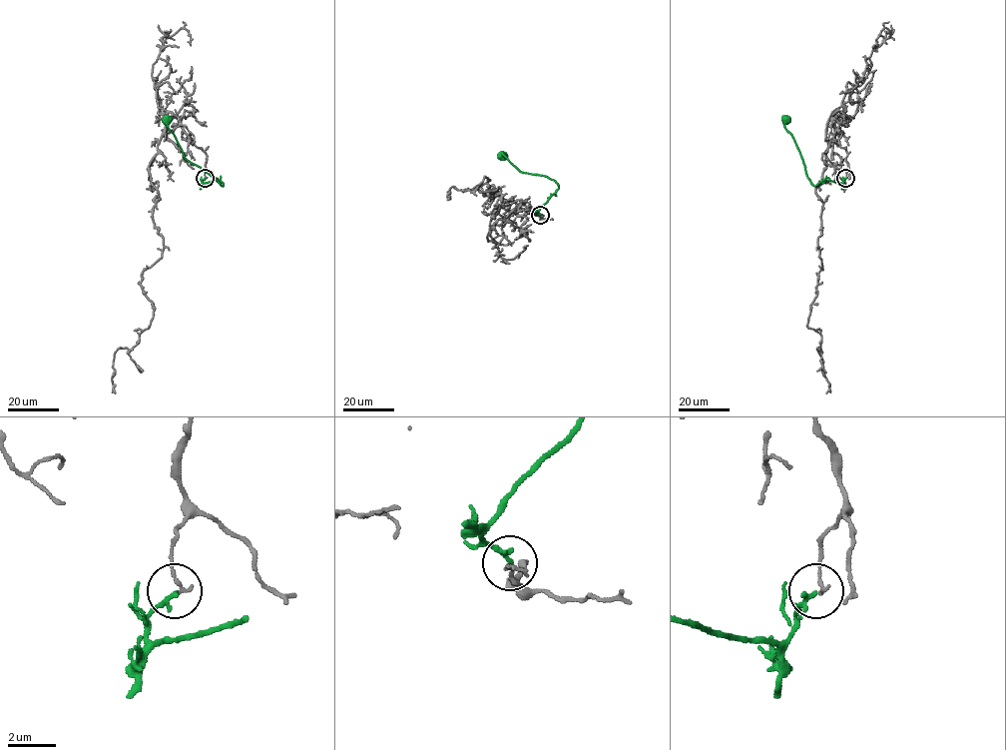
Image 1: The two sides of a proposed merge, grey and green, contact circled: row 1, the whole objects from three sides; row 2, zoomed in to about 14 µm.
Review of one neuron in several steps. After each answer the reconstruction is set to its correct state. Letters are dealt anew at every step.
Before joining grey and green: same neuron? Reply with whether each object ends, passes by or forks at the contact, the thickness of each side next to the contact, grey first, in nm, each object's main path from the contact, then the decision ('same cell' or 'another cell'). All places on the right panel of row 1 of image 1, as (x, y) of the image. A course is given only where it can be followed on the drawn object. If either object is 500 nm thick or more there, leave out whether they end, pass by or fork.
grey ends; green ends; calibres 150 and 200 nm; course grey (846, 178), (830, 115), (815, 191), (821, 269), (807, 325), (820, 335), (826, 392); course green (846, 178), (841, 183), (822, 180), (813, 186), (806, 174), (792, 136), (784, 126), (785, 120); another cell

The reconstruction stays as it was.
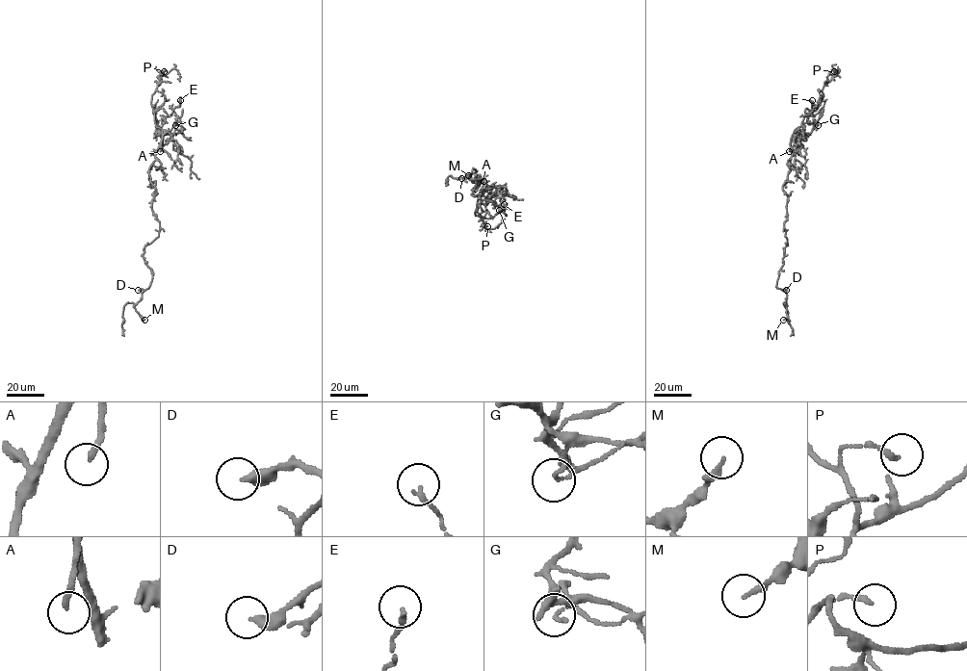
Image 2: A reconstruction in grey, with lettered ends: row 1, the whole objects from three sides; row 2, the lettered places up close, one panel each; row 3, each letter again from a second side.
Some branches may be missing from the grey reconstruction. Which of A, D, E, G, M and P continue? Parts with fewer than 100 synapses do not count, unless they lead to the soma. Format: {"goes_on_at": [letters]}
{"goes_on_at": ["A"]}

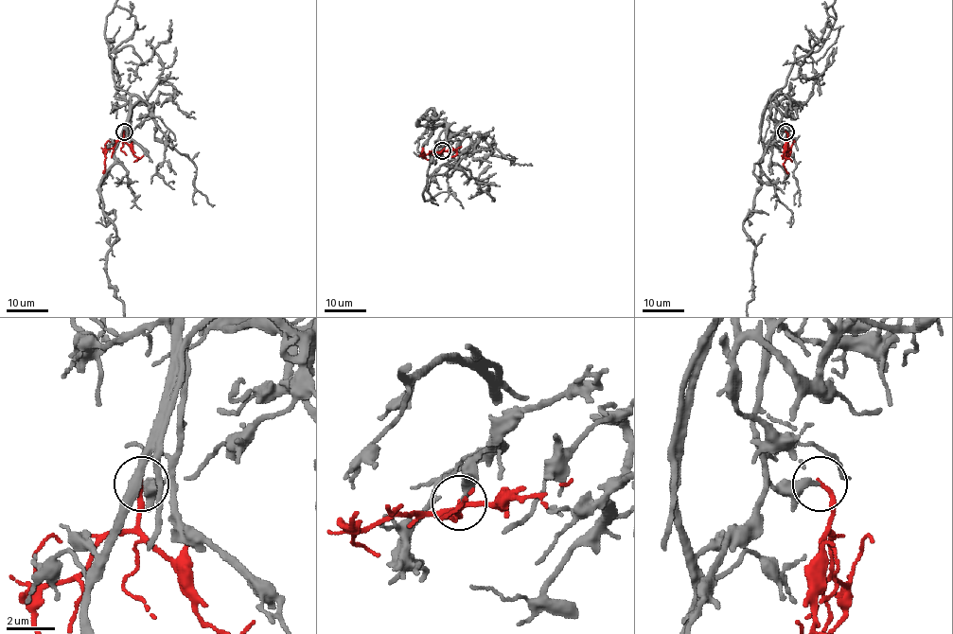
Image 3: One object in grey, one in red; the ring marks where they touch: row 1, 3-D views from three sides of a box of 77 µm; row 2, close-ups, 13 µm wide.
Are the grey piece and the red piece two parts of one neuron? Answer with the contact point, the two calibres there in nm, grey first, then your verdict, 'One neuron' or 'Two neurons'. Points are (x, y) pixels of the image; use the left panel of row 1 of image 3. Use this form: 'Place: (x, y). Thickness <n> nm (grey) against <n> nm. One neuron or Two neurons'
Place: (124, 132). Thickness 320 nm (grey) against 200 nm. One neuron

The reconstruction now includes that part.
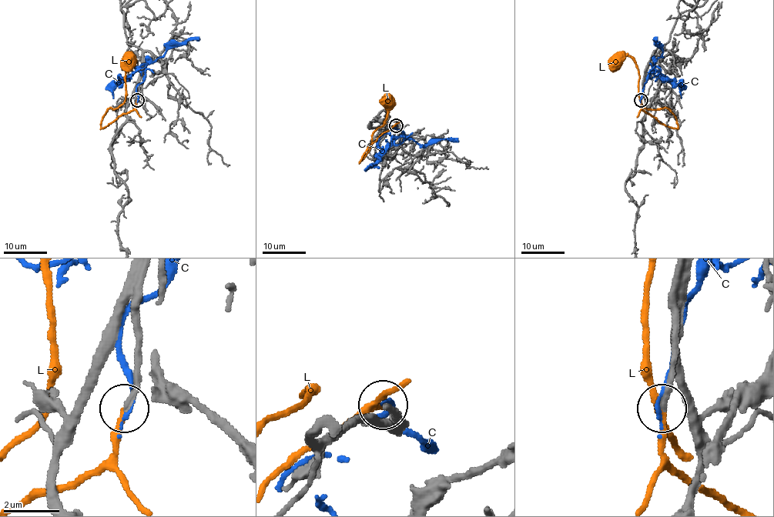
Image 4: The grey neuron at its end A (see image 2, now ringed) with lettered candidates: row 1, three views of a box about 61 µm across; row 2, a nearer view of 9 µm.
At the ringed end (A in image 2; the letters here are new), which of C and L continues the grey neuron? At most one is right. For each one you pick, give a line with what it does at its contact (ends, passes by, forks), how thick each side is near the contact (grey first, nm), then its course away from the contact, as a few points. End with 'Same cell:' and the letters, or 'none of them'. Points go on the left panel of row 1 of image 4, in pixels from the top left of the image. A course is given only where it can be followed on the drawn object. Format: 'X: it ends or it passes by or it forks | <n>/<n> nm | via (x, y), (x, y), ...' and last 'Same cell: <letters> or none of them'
L: it ends | 220/200 nm | via (138, 100), (135, 108), (101, 127), (102, 116), (123, 102), (128, 55), (128, 61)
Same cell: L

